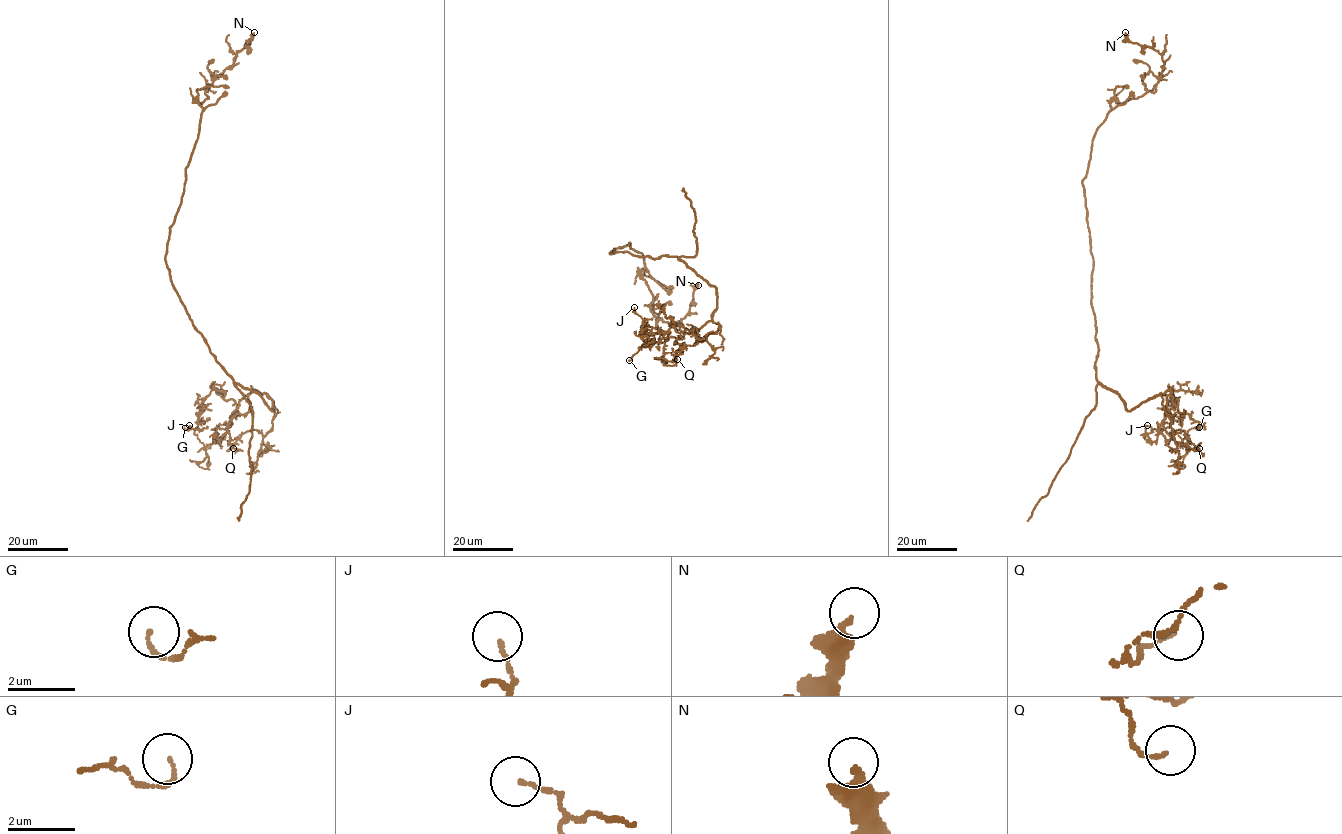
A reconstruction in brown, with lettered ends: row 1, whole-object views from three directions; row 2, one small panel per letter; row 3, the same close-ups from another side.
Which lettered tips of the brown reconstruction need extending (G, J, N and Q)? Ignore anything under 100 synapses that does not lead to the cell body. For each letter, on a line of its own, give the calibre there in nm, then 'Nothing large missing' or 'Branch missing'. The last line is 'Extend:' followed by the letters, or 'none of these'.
G: Thickness 120 nm. Nothing large missing
J: Thickness 110 nm. Nothing large missing
N: Thickness 360 nm. Nothing large missing
Q: Thickness 100 nm. Nothing large missing
Extend: none of these

